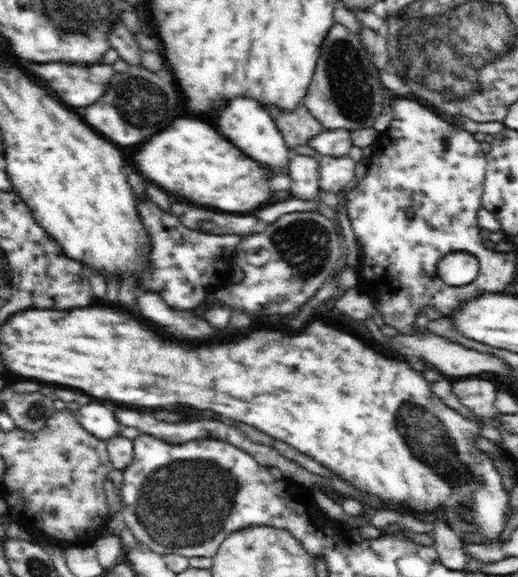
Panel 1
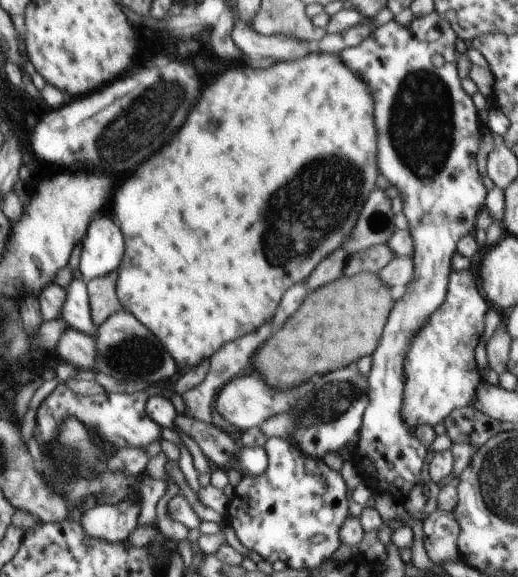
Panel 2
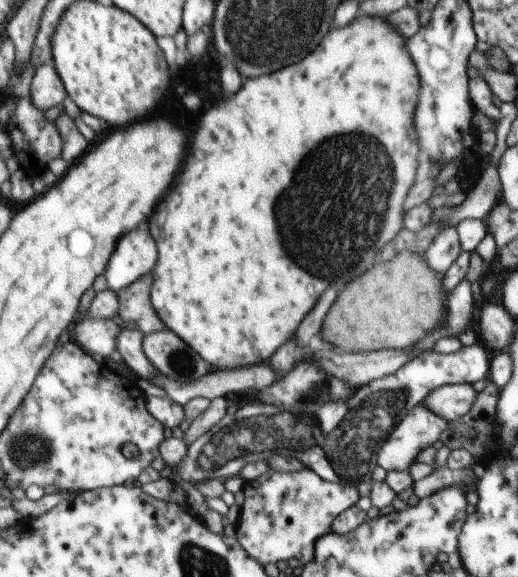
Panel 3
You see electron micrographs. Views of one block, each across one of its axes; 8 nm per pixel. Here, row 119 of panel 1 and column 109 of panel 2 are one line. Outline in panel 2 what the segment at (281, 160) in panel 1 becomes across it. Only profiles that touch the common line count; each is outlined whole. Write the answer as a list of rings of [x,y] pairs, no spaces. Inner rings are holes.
[[[98,216],[82,240],[78,268],[85,281],[109,275],[122,264],[124,240],[108,216]]]

